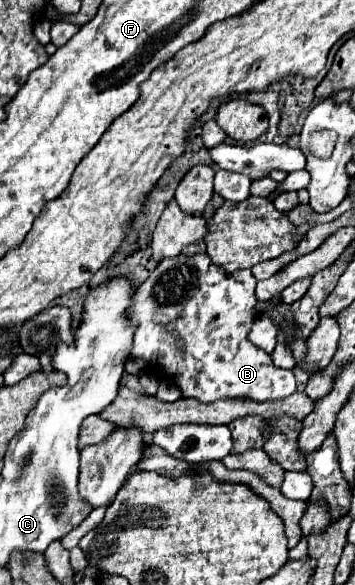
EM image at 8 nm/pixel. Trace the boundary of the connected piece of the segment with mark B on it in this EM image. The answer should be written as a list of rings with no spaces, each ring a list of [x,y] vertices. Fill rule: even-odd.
[[[208,254],[164,258],[148,280],[140,284],[134,294],[134,304],[128,310],[130,320],[138,322],[130,356],[144,358],[150,366],[162,368],[184,398],[196,398],[204,404],[220,398],[252,398],[256,402],[266,402],[294,394],[296,380],[292,370],[276,368],[266,352],[248,342],[248,330],[256,318],[254,288],[256,278],[252,272],[228,274],[218,264],[212,264]]]

